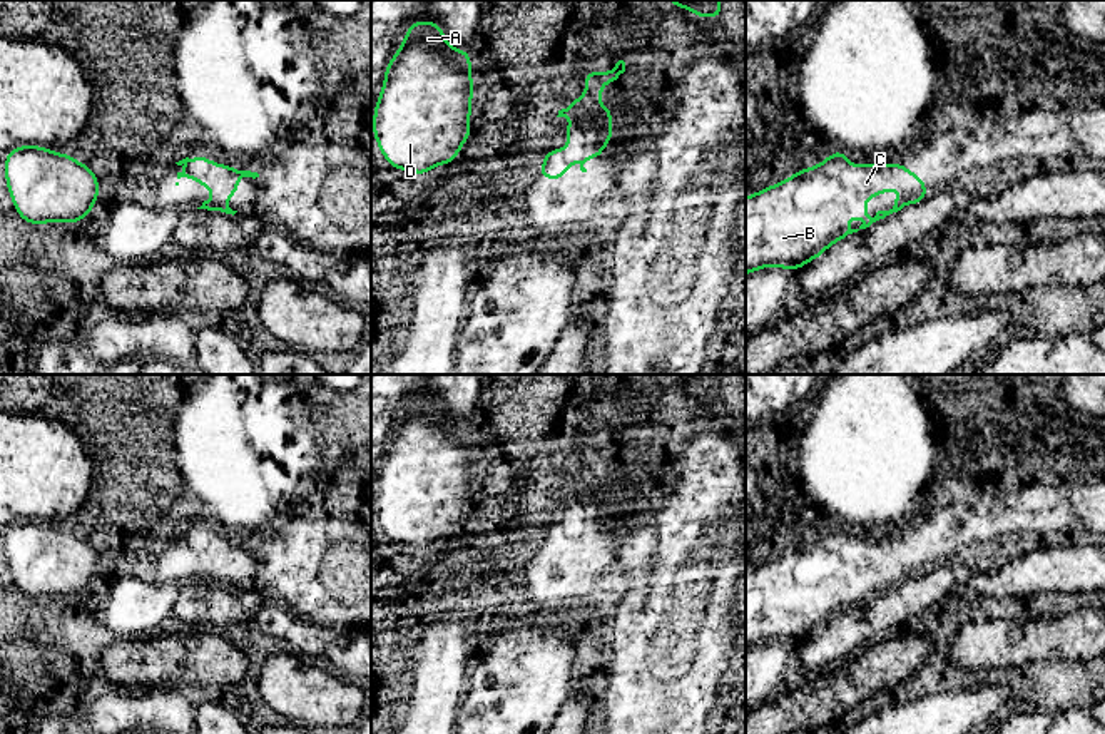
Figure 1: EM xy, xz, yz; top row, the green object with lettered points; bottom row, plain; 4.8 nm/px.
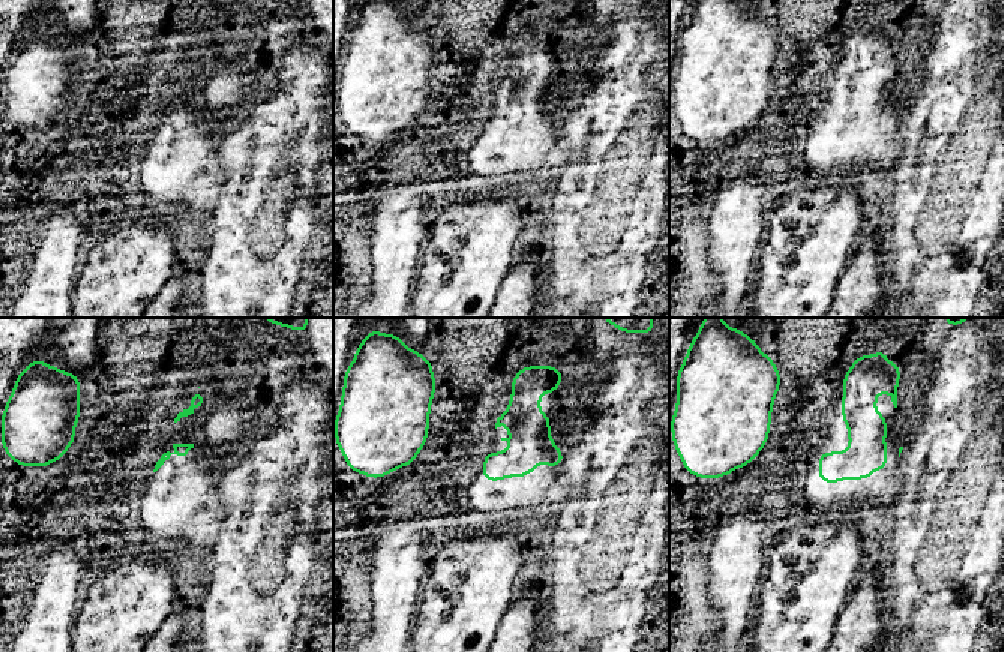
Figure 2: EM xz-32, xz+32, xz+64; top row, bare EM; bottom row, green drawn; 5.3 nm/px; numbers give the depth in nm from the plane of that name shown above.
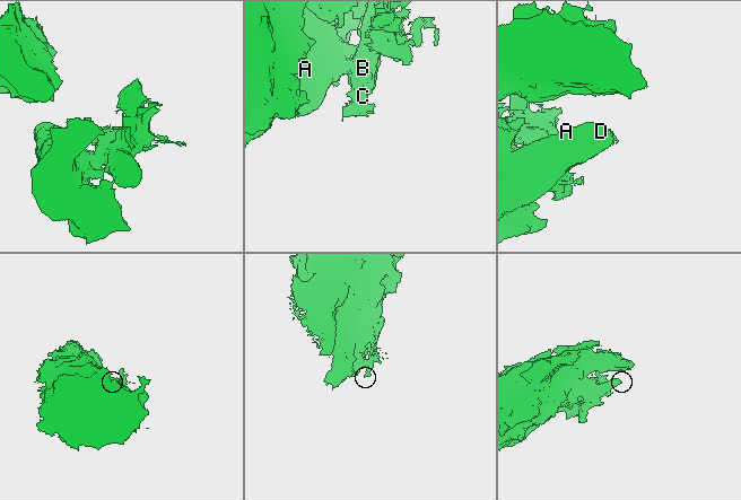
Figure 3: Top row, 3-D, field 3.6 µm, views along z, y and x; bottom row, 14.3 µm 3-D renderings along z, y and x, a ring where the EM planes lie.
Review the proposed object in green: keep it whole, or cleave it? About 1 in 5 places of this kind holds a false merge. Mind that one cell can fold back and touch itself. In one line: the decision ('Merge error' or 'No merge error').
No merge error

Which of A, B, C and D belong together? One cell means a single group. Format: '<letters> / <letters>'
A B C D

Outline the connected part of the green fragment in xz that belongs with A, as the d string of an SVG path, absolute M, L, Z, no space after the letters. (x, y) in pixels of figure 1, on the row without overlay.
M431 395L415 396L388 436L373 510L391 542L426 548L458 533L471 488L470 426L446 418Z

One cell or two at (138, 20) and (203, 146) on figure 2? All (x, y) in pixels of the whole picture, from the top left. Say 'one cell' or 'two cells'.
two cells

